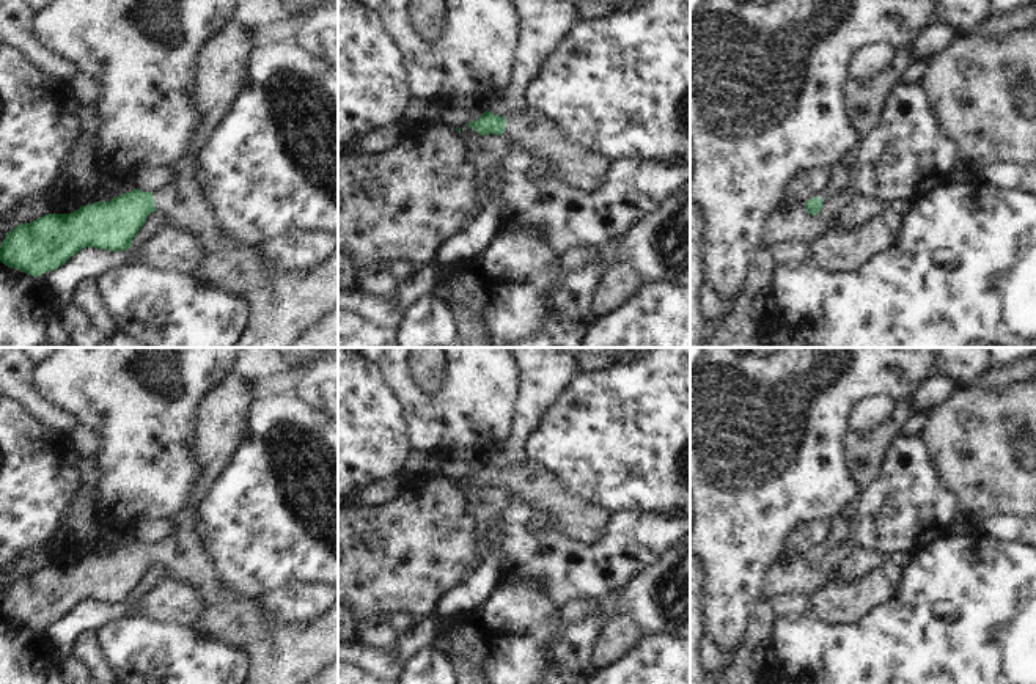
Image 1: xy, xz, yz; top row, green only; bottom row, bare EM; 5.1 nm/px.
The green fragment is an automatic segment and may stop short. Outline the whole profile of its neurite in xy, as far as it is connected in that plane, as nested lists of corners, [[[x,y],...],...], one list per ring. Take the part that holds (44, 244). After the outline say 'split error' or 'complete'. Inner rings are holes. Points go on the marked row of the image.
[[[233,14],[201,47],[195,63],[192,102],[203,121],[186,156],[173,165],[173,179],[163,189],[156,193],[134,189],[108,203],[97,201],[71,214],[46,214],[20,223],[6,233],[0,245],[0,261],[31,277],[41,277],[86,247],[123,252],[132,247],[132,239],[146,217],[159,211],[163,222],[190,231],[200,242],[203,258],[192,277],[247,303],[250,316],[234,348],[338,348],[338,247],[314,270],[274,275],[264,267],[256,247],[237,247],[234,239],[219,230],[211,204],[195,179],[195,157],[244,86],[247,61],[255,47],[252,28],[241,25]]]; split error

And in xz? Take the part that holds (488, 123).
[[[527,108],[511,115],[508,120],[486,110],[476,121],[467,123],[465,126],[476,131],[479,135],[497,134],[506,137],[514,148],[546,164],[550,168],[552,178],[582,192],[599,189],[612,165],[612,162],[597,151],[580,146],[557,123],[550,121],[538,110]]]; split error

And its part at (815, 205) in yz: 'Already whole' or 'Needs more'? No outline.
Needs more.

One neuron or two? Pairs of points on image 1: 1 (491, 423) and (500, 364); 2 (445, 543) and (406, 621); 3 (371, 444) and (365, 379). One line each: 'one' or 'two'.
1: one
2: two
3: one

